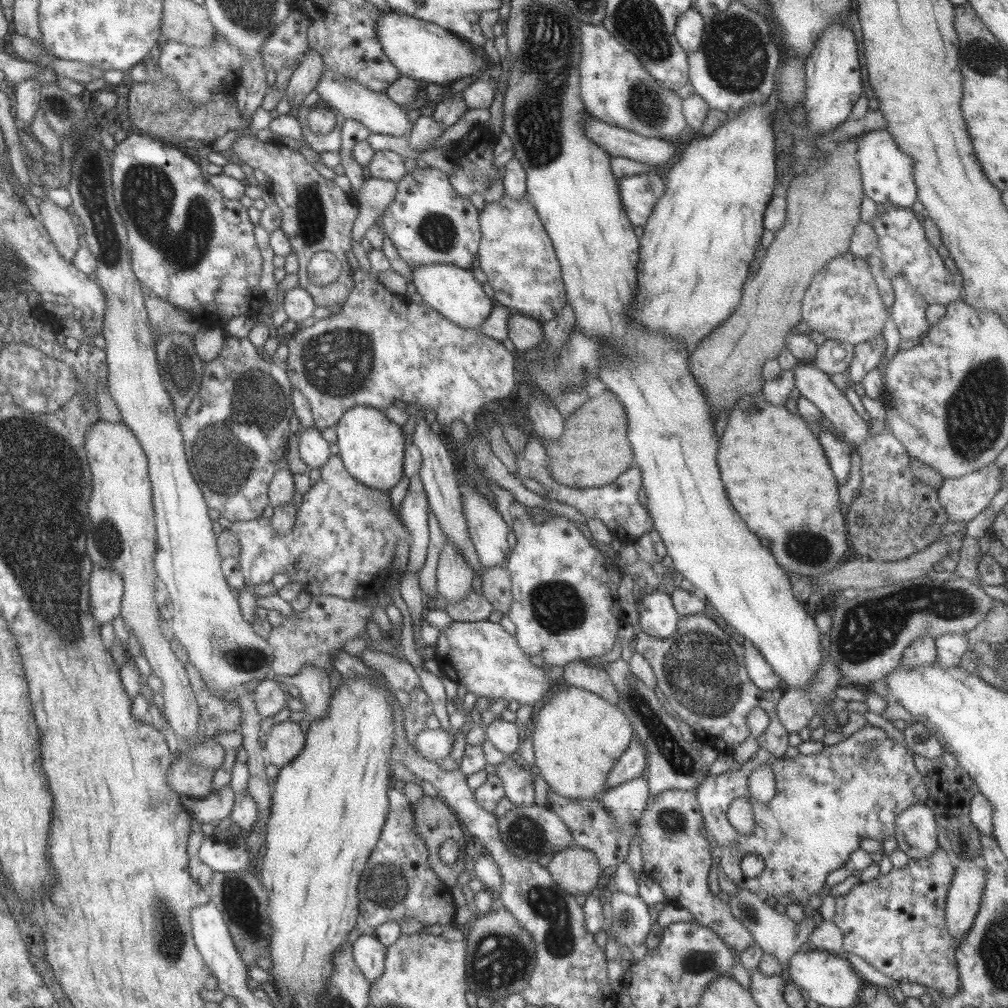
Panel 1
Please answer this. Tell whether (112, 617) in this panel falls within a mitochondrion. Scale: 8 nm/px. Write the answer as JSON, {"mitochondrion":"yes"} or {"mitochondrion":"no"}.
{"mitochondrion":"no"}

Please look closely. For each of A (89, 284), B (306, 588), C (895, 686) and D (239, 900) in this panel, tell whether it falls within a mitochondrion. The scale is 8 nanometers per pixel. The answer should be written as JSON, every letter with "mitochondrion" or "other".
{"A":"other","B":"other","C":"other","D":"mitochondrion"}

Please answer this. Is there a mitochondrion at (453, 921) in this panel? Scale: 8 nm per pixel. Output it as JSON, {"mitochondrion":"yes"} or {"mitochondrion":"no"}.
{"mitochondrion":"no"}

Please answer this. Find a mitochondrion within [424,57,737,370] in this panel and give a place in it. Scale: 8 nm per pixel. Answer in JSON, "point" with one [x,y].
{"point":[650,110]}

